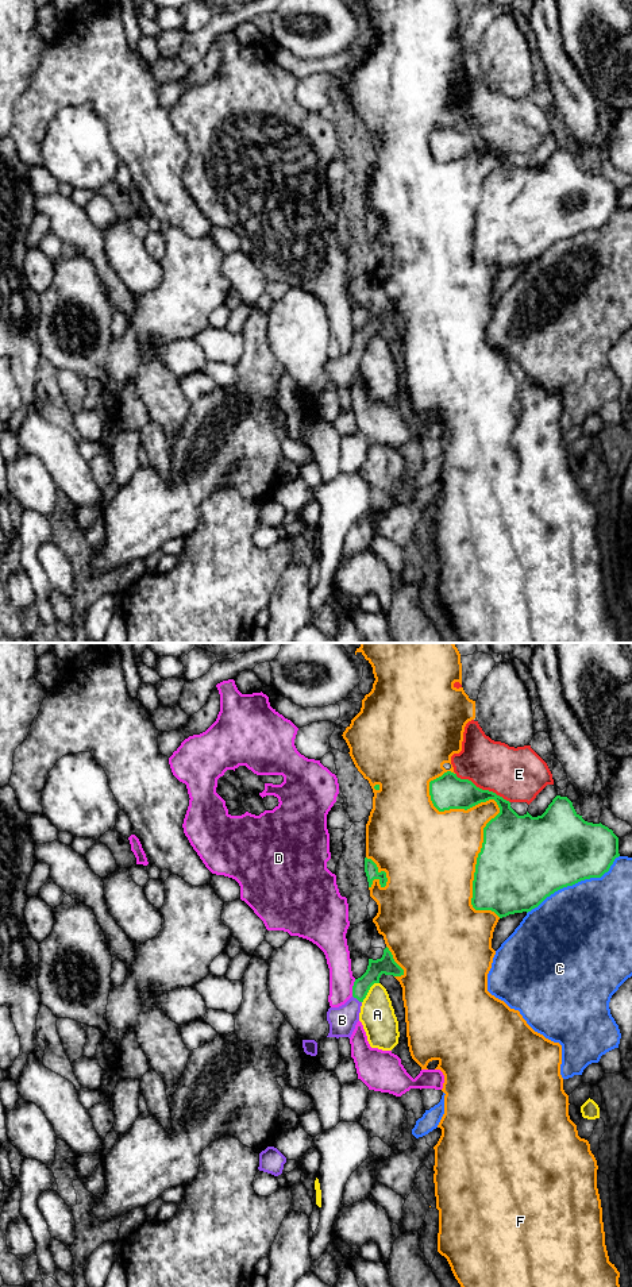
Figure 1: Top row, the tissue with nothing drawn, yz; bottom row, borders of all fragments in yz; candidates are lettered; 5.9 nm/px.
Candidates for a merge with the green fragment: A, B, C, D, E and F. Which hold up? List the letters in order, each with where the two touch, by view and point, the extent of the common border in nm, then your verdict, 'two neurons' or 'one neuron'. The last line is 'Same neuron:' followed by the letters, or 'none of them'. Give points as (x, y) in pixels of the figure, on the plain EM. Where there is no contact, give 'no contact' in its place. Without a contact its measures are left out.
A: meets green in yz at (367, 343); contact 160 nm long; two neurons
B: meets green in yz at (357, 350); contact 70 nm long; one neuron
C: meets green in yz at (574, 235); contact 650 nm long; two neurons
D: meets green in yz at (353, 339); contact 110 nm long; two neurons
E: meets green in yz at (481, 141); contact 380 nm long; two neurons
F: meets green in yz at (494, 169); contact 950 nm long; two neurons
Same neuron: B

